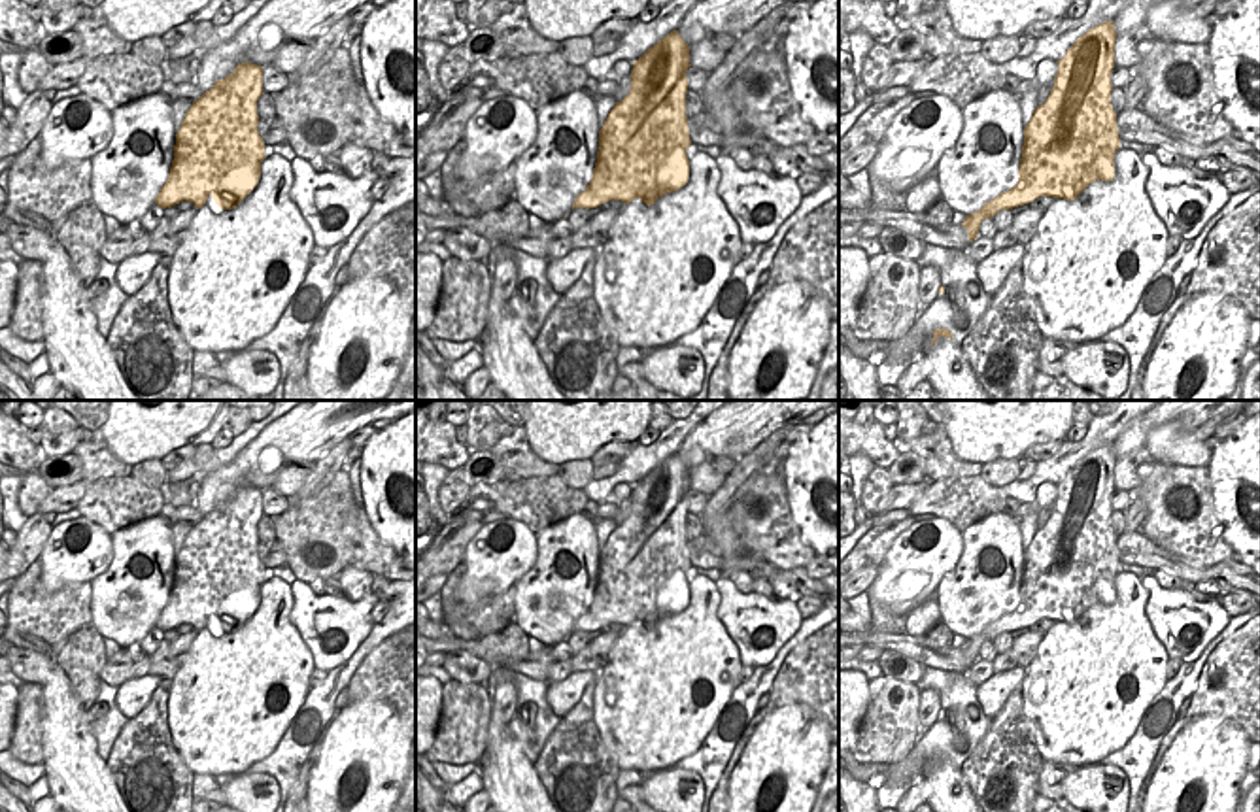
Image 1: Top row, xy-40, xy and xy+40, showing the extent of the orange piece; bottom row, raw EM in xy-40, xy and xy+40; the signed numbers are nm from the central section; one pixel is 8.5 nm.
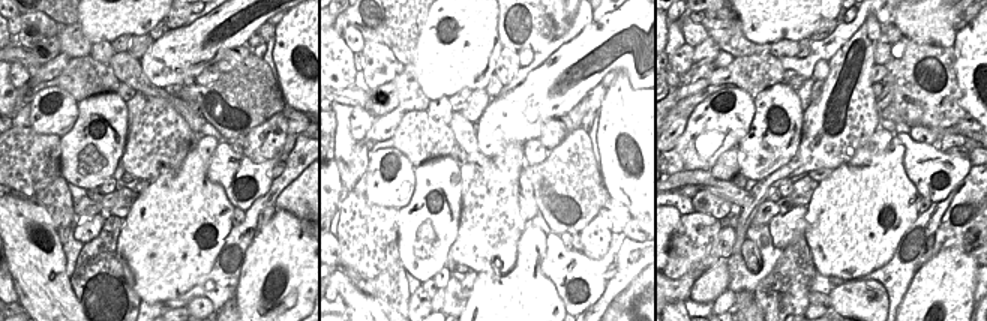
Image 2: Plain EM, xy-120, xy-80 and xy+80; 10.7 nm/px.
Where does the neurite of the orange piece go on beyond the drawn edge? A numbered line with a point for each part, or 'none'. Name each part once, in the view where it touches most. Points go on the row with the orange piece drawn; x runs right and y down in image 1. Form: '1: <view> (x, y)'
none

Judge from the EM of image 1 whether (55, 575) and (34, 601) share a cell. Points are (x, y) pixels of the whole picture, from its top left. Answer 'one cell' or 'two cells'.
two cells

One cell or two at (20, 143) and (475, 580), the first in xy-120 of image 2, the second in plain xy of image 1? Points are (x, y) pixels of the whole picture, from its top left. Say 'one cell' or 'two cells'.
two cells

